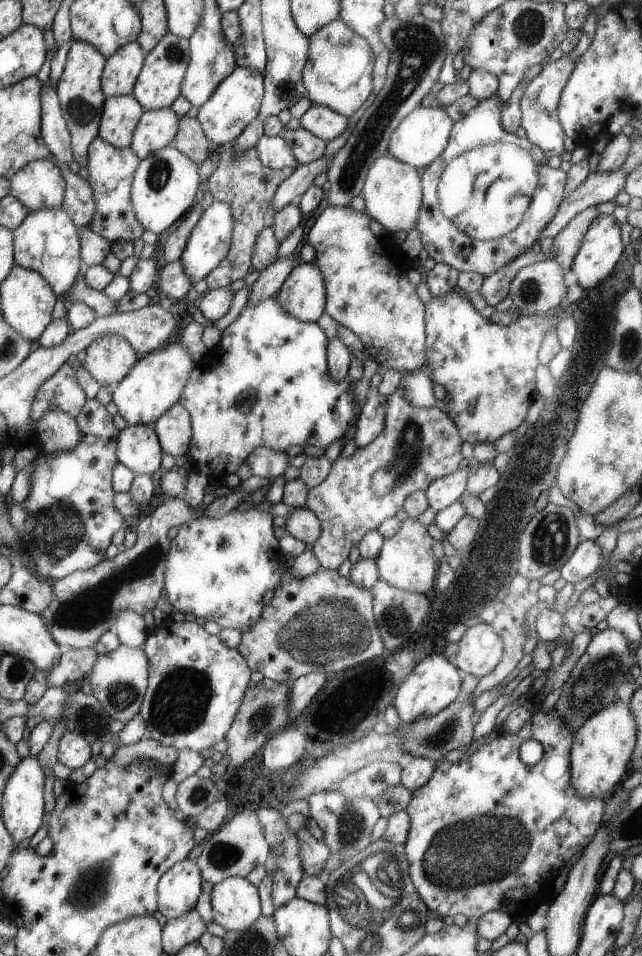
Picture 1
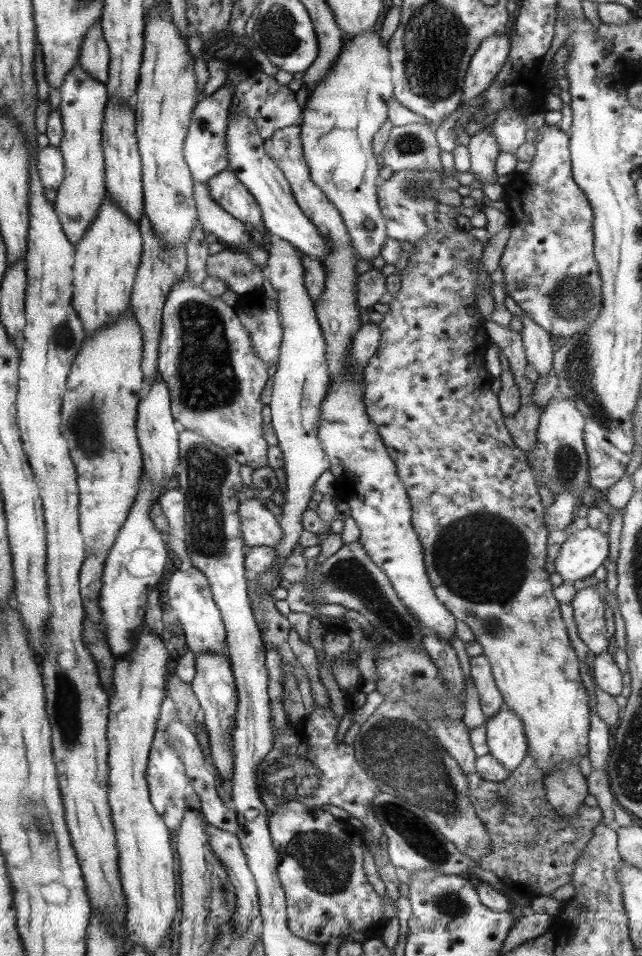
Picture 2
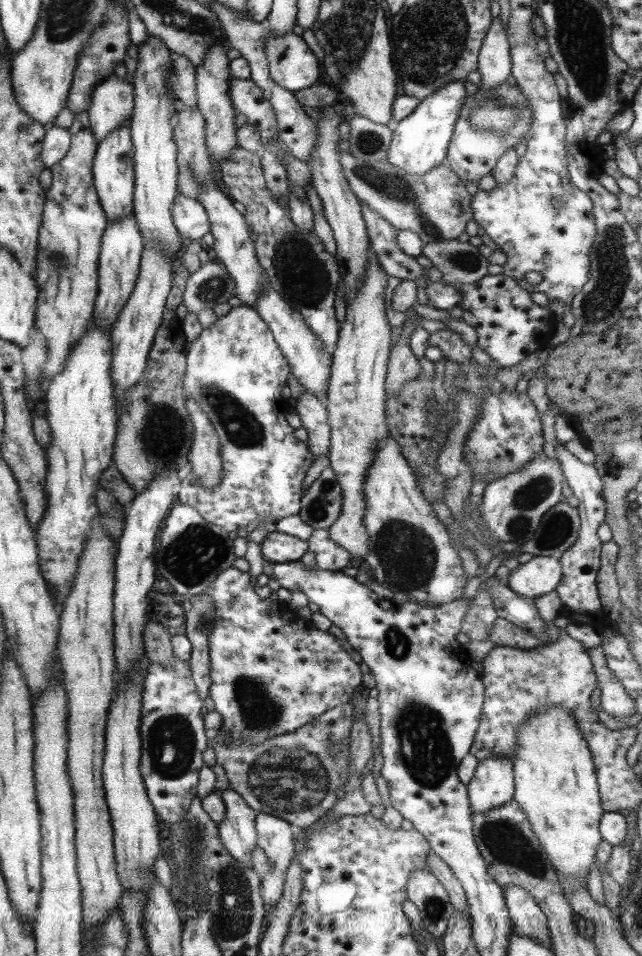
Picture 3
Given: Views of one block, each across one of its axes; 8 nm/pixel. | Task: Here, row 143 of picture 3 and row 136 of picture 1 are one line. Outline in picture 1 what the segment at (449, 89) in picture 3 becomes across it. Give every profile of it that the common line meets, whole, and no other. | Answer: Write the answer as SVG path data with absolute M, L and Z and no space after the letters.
M418 104L393 129L386 151L397 162L403 162L403 164L408 164L414 169L422 171L443 152L453 123L451 122L451 118L445 114L443 108L431 108L431 106L425 108L425 106Z

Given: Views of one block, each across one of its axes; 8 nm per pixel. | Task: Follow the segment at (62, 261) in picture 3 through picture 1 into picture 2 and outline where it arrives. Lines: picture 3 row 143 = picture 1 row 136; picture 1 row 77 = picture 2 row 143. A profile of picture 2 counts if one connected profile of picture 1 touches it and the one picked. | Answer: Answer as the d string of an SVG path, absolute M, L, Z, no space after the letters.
M76 64L63 78L59 91L60 103L57 108L61 114L63 134L58 149L63 159L63 180L56 190L52 206L65 238L75 246L91 225L105 197L100 142L104 110L108 101L107 89L103 83L93 79Z

